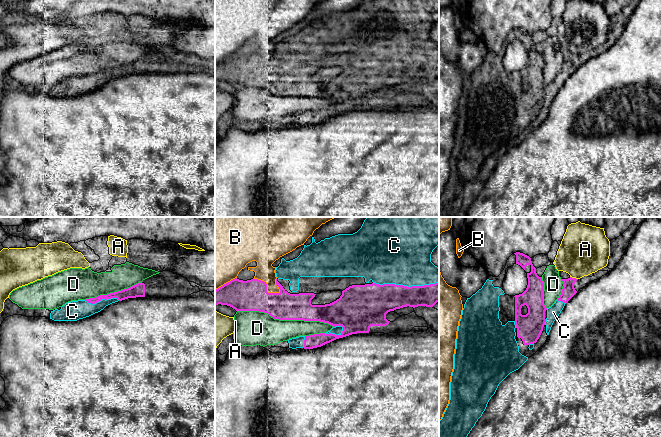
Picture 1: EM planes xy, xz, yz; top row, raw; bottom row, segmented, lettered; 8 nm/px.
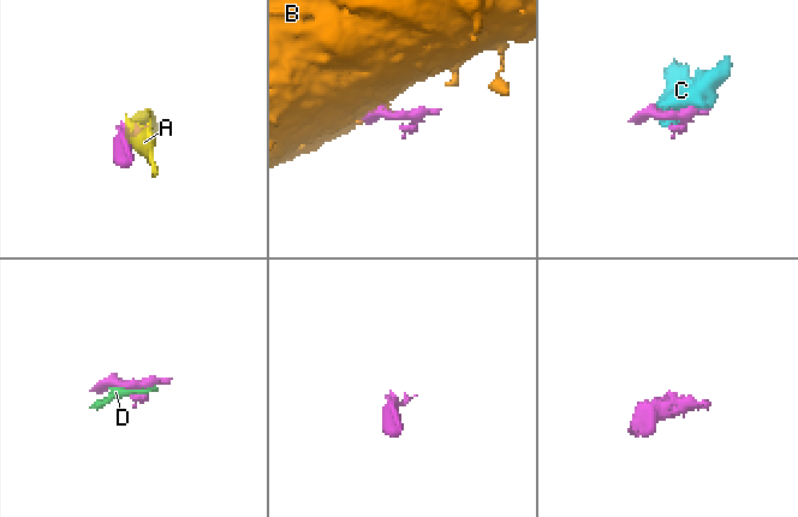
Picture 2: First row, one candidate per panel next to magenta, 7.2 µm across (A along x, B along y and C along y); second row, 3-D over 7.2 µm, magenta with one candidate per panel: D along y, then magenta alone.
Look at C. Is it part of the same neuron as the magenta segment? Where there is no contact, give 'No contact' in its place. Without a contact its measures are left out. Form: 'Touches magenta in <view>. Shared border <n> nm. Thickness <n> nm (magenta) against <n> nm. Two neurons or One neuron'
Touches magenta in xz. Shared border 550 nm. Thickness 240 nm (magenta) against 460 nm. One neuron

